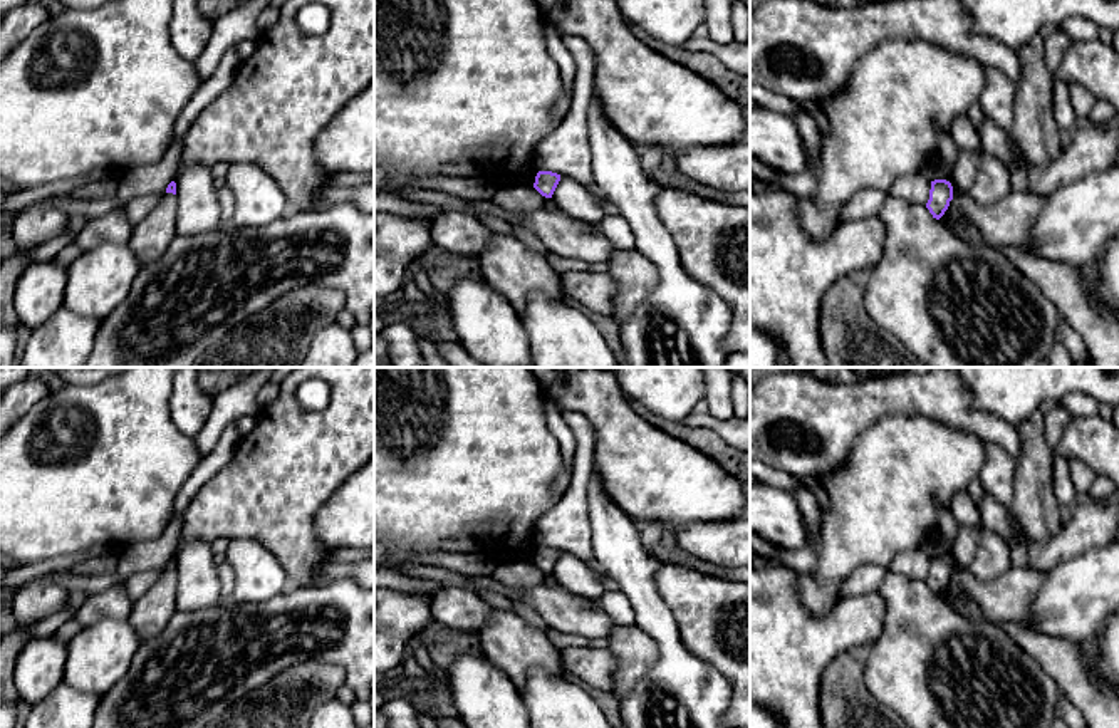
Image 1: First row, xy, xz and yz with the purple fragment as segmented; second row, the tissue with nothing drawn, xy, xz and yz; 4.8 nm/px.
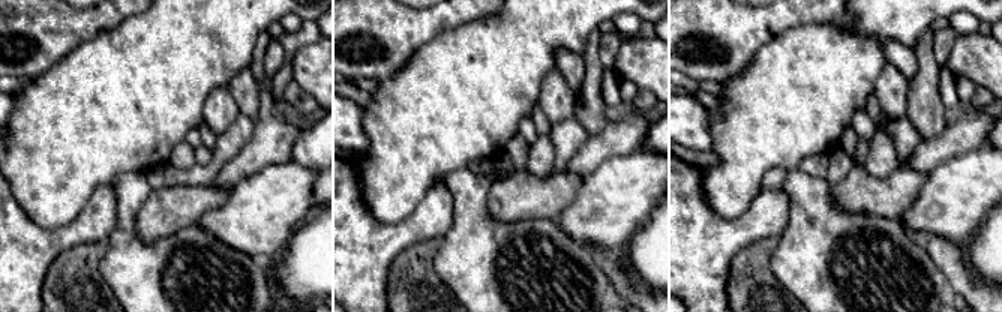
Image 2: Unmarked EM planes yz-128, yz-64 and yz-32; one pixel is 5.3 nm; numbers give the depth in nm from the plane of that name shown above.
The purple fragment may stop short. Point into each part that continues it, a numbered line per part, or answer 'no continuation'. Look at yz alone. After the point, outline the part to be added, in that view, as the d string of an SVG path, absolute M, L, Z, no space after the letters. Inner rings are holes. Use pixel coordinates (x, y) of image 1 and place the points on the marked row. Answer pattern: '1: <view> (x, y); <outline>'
no continuation

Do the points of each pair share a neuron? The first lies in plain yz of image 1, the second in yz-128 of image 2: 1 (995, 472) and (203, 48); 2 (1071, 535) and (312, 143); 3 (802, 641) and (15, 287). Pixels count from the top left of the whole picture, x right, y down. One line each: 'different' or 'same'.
1: different
2: different
3: same

